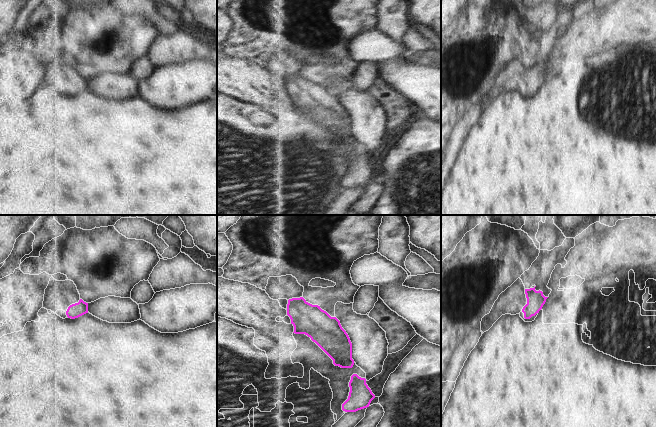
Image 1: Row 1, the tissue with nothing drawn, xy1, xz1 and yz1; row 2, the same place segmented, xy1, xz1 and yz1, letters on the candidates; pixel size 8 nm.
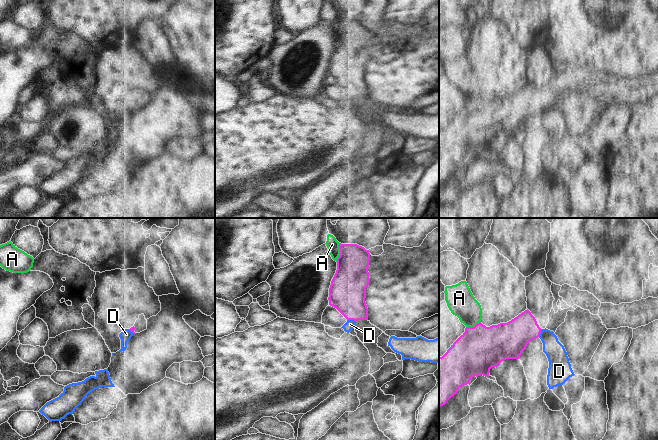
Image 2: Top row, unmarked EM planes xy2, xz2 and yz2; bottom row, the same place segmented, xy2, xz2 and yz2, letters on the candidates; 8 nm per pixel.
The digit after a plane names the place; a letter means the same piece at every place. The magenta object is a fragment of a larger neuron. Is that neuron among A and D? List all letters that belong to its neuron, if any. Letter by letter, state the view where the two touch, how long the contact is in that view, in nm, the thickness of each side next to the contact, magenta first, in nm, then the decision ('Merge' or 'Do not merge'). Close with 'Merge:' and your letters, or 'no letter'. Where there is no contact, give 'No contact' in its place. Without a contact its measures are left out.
A: Touches magenta in xz2. Shared border 150 nm. Thickness 280 nm (magenta) against 100 nm. Do not merge
D: Touches magenta in xz2. Shared border 70 nm. Thickness 300 nm (magenta) against 80 nm. Do not merge
Merge: no letter.

